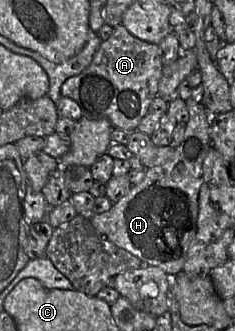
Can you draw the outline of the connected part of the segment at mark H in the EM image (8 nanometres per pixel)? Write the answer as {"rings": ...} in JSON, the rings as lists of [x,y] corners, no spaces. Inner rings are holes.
{"rings":[[[193,98],[185,102],[189,121],[179,146],[156,146],[147,134],[133,131],[126,146],[145,167],[145,177],[108,211],[90,219],[104,239],[130,252],[146,265],[159,267],[170,277],[182,271],[189,246],[196,236],[202,166],[212,146],[211,117],[200,102]]]}

